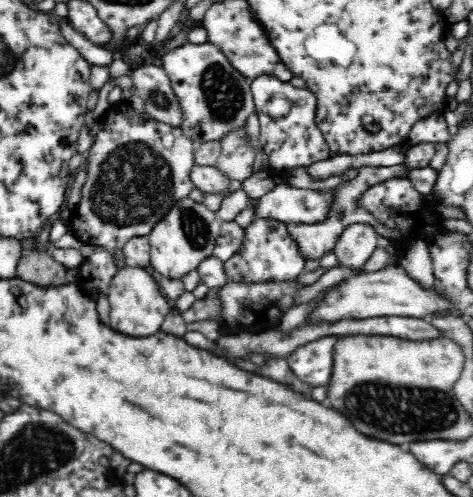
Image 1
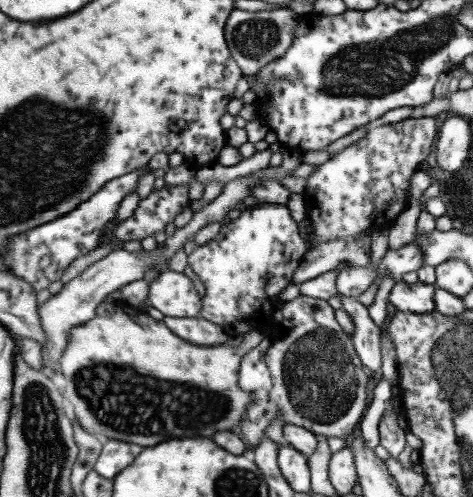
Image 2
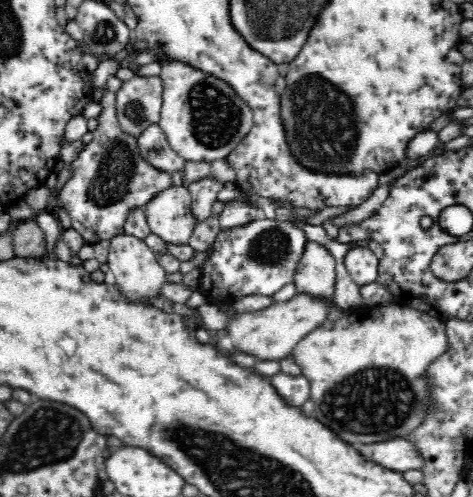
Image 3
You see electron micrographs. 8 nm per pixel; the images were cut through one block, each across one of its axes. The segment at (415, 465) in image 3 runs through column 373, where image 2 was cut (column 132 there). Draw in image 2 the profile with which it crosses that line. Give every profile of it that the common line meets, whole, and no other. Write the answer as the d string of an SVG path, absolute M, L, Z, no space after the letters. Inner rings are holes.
M107 440L107 442L103 442L101 456L97 458L97 464L93 470L109 480L115 480L141 454L143 454L141 446L135 446L129 442L119 442L119 440Z

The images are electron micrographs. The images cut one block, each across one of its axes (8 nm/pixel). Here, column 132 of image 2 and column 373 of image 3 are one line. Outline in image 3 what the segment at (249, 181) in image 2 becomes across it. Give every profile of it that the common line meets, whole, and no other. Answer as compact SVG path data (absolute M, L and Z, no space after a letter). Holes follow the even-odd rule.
M354 244L354 246L350 248L350 252L348 252L346 268L348 268L350 278L352 278L358 286L366 286L366 284L378 282L380 262L378 262L376 254L368 250L368 246Z

